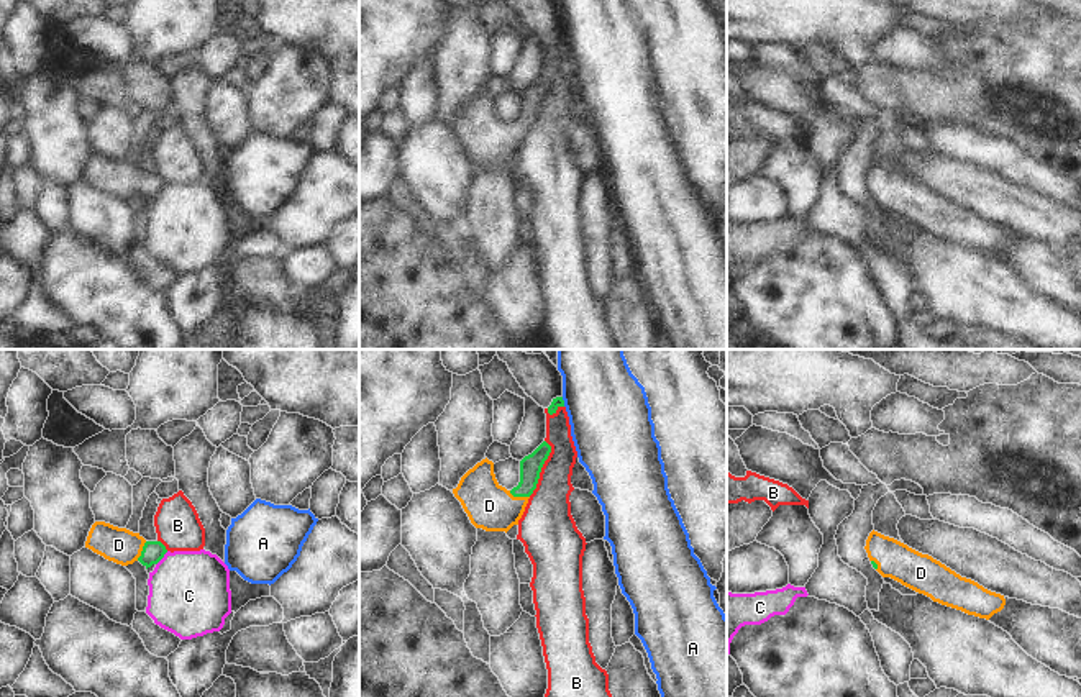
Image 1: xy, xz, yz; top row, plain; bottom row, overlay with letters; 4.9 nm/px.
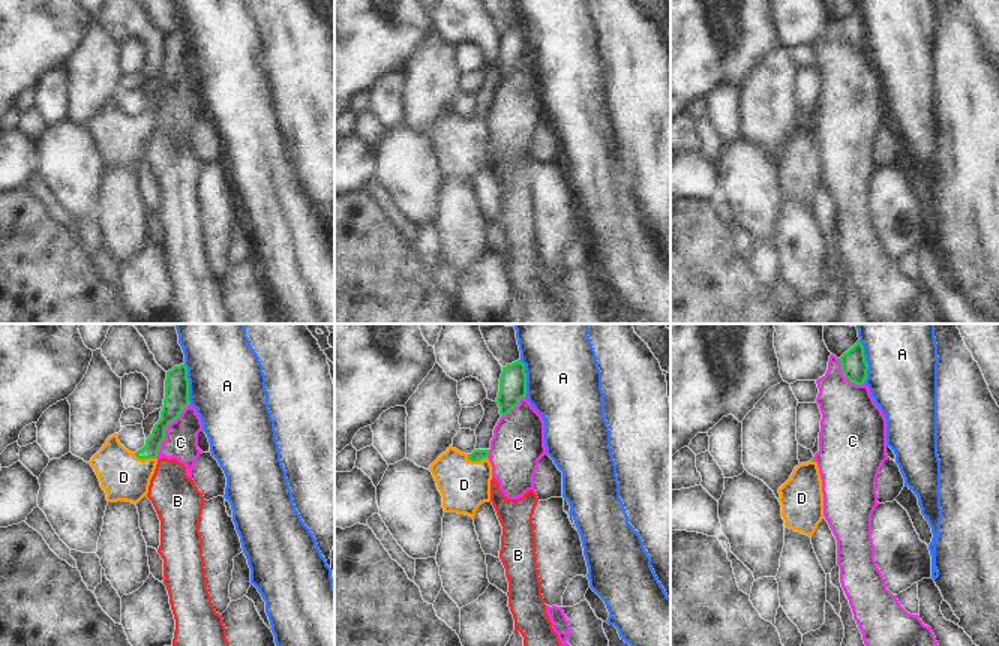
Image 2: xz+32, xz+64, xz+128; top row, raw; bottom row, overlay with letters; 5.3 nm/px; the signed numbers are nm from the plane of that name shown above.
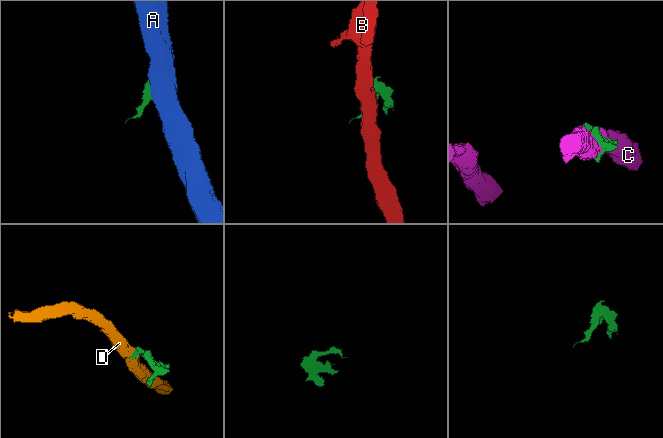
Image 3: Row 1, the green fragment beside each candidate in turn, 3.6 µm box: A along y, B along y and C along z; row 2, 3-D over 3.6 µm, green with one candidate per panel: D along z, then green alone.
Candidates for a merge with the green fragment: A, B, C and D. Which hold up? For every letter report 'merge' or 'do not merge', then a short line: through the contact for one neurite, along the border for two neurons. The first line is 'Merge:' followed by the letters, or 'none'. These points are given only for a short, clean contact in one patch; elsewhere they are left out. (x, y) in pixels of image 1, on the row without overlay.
Merge: D
A: do not merge
B: do not merge | xz (545, 72), (550, 87), (537, 120), (529, 128)
C: do not merge
D: merge | xz (530, 99), (529, 115), (519, 128), (509, 138), (489, 138)

